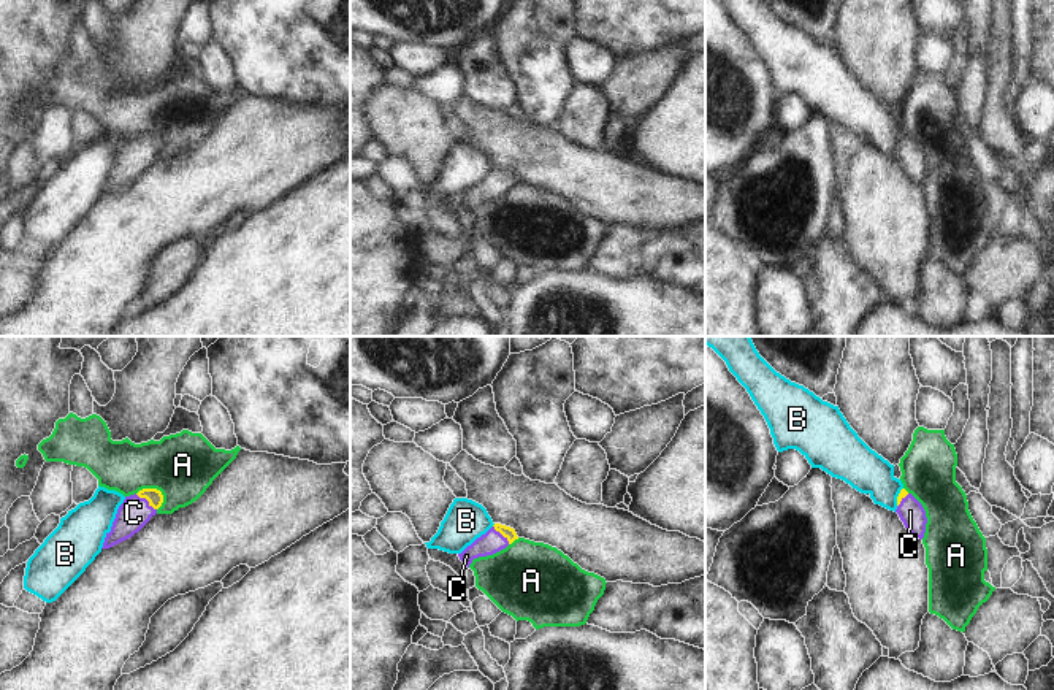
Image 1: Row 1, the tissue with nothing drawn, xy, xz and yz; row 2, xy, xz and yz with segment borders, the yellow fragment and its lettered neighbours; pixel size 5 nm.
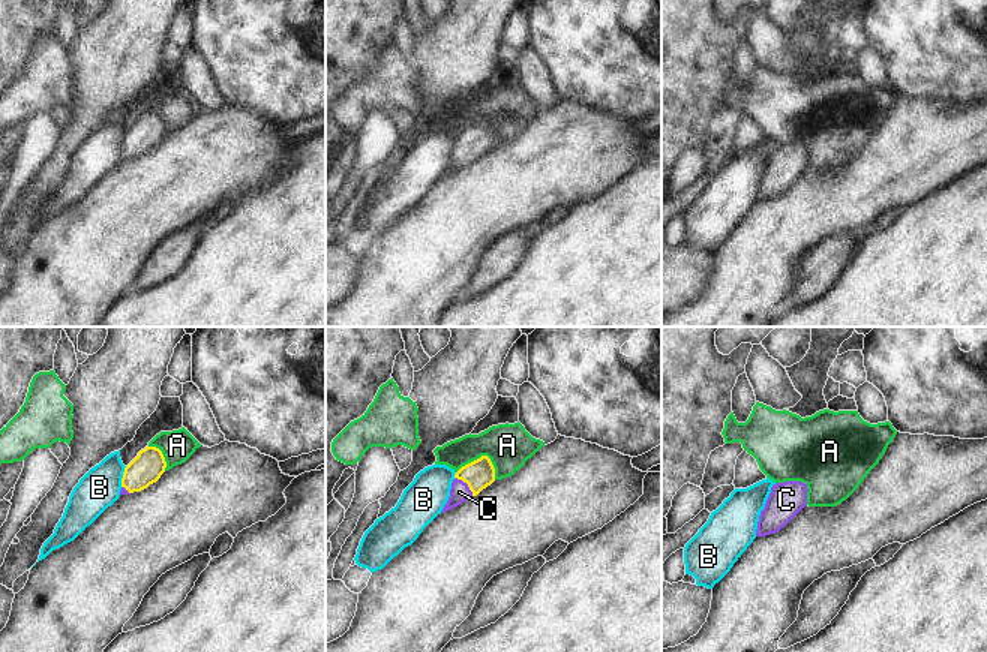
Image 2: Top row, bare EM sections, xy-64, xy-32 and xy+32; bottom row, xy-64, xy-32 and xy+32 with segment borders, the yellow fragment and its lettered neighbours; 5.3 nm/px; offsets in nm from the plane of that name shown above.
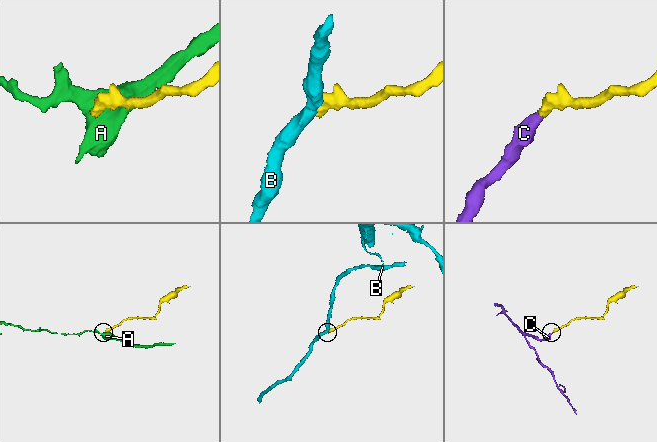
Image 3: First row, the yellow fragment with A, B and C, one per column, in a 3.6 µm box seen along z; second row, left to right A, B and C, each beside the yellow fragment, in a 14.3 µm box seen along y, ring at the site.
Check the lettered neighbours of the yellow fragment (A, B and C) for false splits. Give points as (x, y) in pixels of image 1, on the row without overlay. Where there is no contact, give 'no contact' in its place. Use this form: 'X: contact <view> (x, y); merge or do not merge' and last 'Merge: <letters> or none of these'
A: contact xy (154, 134); do not merge
B: contact yz (897, 141); do not merge
C: contact xy (146, 143); merge
Merge: C

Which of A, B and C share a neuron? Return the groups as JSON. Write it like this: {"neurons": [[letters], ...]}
{"neurons": [["A"], ["B"], ["C"]]}

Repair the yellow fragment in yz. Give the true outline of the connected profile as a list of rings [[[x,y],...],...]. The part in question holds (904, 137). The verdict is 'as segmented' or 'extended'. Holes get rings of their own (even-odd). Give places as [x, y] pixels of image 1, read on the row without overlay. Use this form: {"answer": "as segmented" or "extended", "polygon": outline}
{"answer": "extended", "polygon": [[[902,133],[897,141],[896,157],[913,181],[919,184],[924,182],[927,168],[926,155],[922,149],[905,133]]]}

